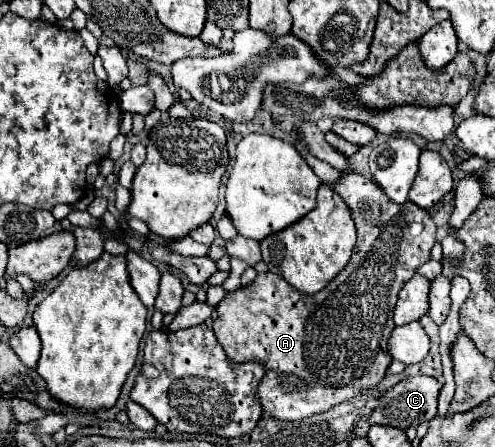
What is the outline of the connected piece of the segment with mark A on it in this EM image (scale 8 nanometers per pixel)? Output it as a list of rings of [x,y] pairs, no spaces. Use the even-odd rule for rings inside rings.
[[[341,174],[331,188],[343,196],[343,202],[349,206],[357,226],[357,244],[343,272],[337,274],[321,292],[311,296],[297,292],[281,276],[265,272],[259,274],[253,284],[227,292],[227,296],[217,304],[213,330],[219,344],[231,360],[253,360],[263,364],[265,376],[259,384],[259,400],[263,412],[279,420],[295,422],[311,414],[327,412],[335,404],[351,400],[361,390],[373,388],[383,380],[391,364],[387,340],[395,328],[393,308],[397,294],[415,270],[431,258],[431,248],[435,244],[435,222],[429,212],[417,208],[409,200],[405,204],[393,204],[393,200],[389,200],[373,180],[361,174]]]

